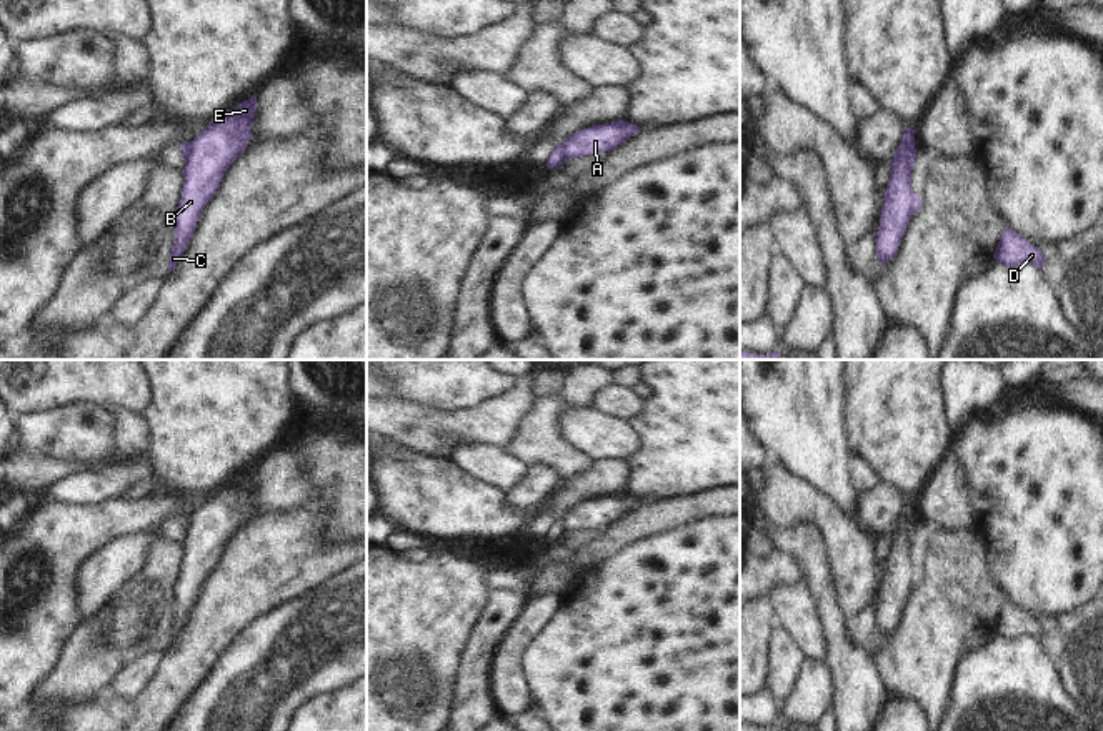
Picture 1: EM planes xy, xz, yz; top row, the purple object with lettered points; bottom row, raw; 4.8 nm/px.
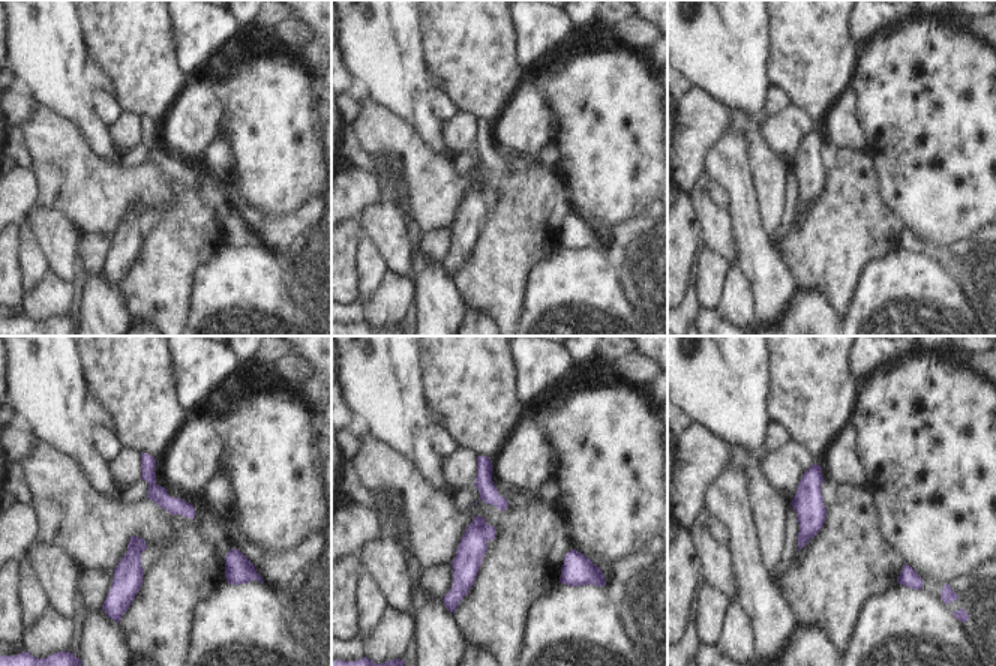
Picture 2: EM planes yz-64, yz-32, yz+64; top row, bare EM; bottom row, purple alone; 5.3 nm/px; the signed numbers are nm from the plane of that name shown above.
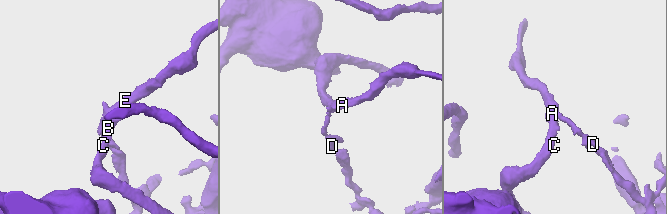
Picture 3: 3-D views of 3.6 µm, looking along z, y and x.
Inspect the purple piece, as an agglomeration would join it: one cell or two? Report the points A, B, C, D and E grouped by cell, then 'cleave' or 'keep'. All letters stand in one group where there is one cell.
A B C E / D | cleave

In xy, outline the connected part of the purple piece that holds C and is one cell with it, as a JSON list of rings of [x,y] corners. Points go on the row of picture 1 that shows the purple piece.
[[[257,97],[242,102],[237,108],[227,110],[220,117],[213,118],[190,143],[188,155],[183,168],[182,198],[175,210],[175,238],[170,251],[168,271],[173,271],[180,261],[188,241],[193,236],[197,221],[217,191],[225,170],[247,150],[247,142],[253,138],[250,125],[257,112]]]

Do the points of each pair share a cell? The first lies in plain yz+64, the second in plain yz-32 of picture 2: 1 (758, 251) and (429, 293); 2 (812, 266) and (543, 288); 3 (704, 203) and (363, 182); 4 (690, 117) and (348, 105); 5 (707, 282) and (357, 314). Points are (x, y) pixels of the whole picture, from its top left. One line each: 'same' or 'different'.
1: same
2: different
3: different
4: different
5: different

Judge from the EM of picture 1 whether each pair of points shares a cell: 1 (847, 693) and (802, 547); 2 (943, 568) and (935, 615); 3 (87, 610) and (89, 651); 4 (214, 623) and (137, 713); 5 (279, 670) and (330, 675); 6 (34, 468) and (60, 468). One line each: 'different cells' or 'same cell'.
1: same cell
2: same cell
3: different cells
4: same cell
5: same cell
6: same cell

